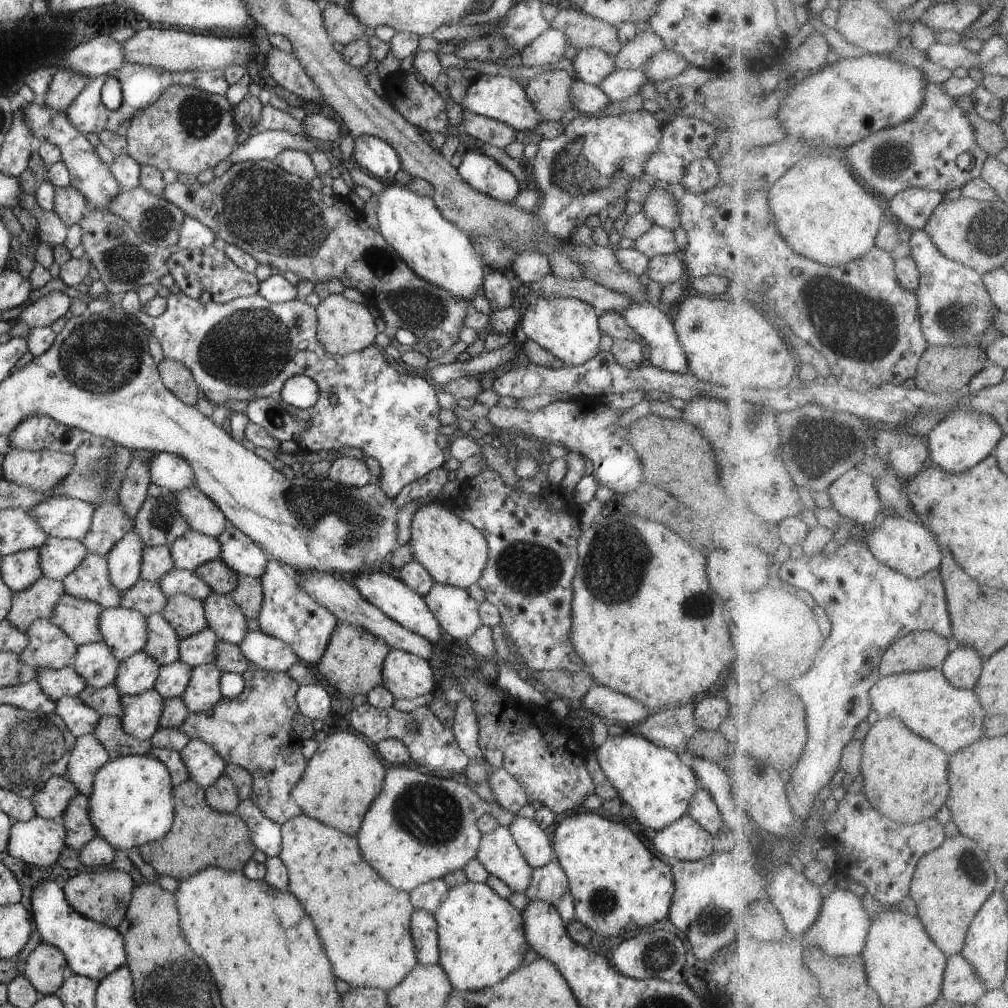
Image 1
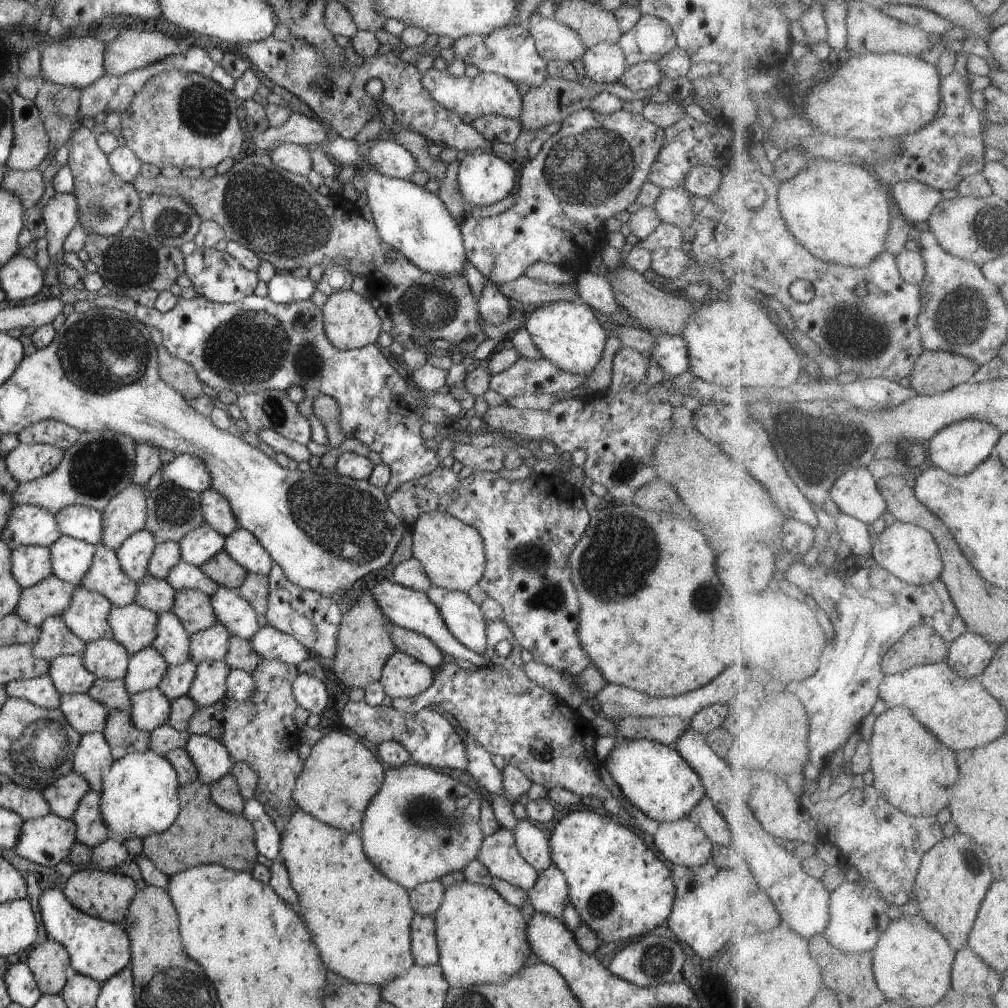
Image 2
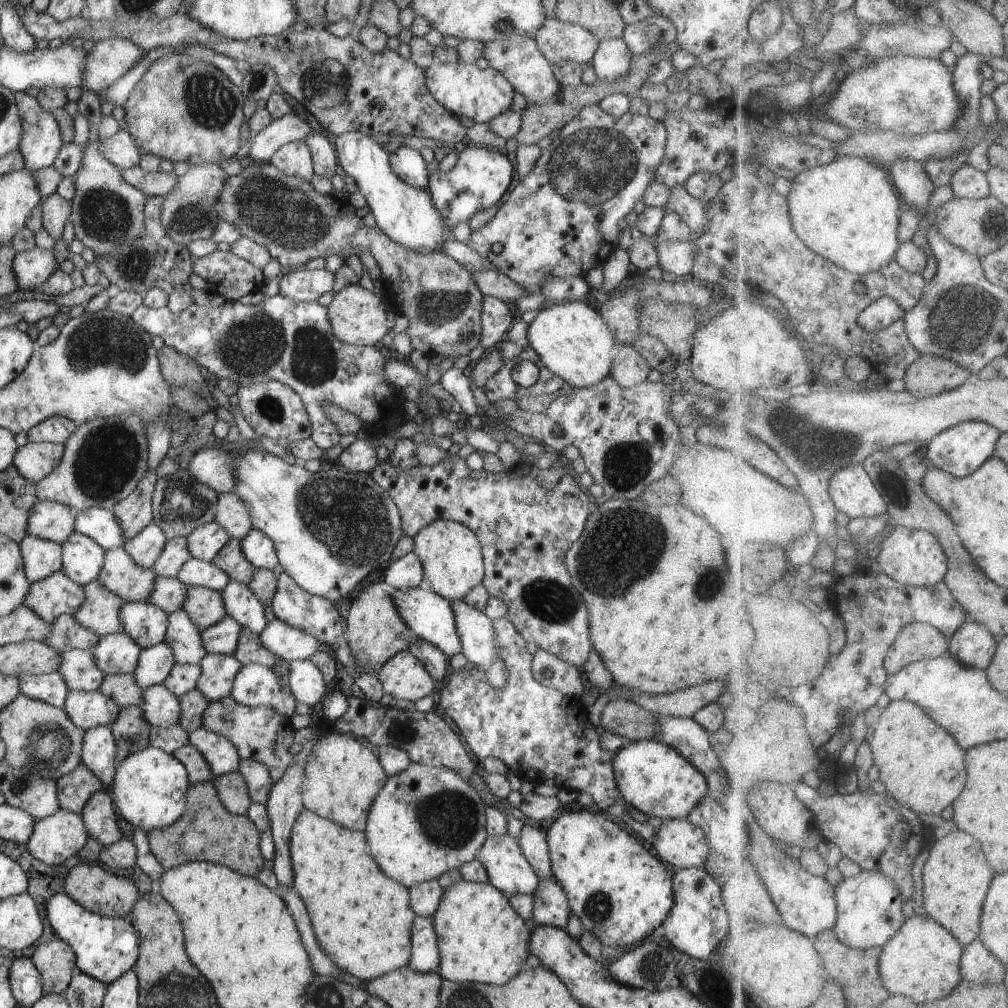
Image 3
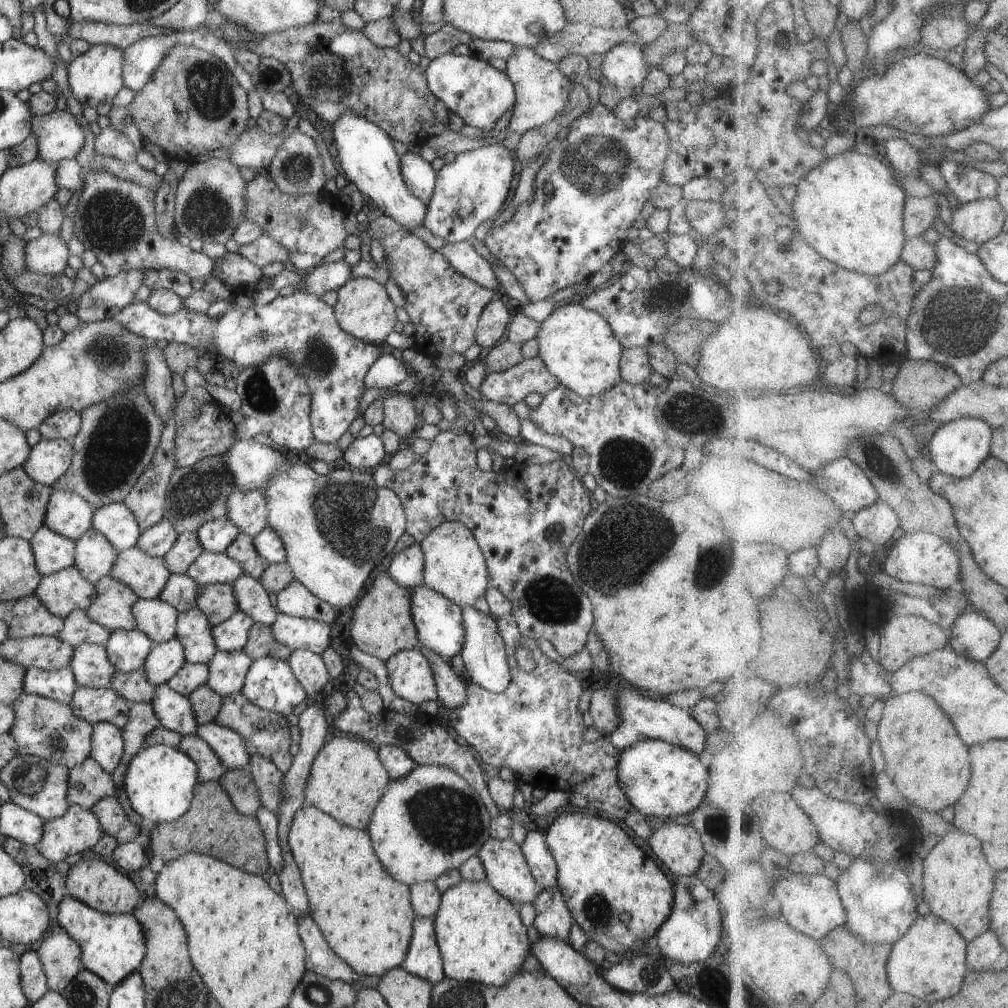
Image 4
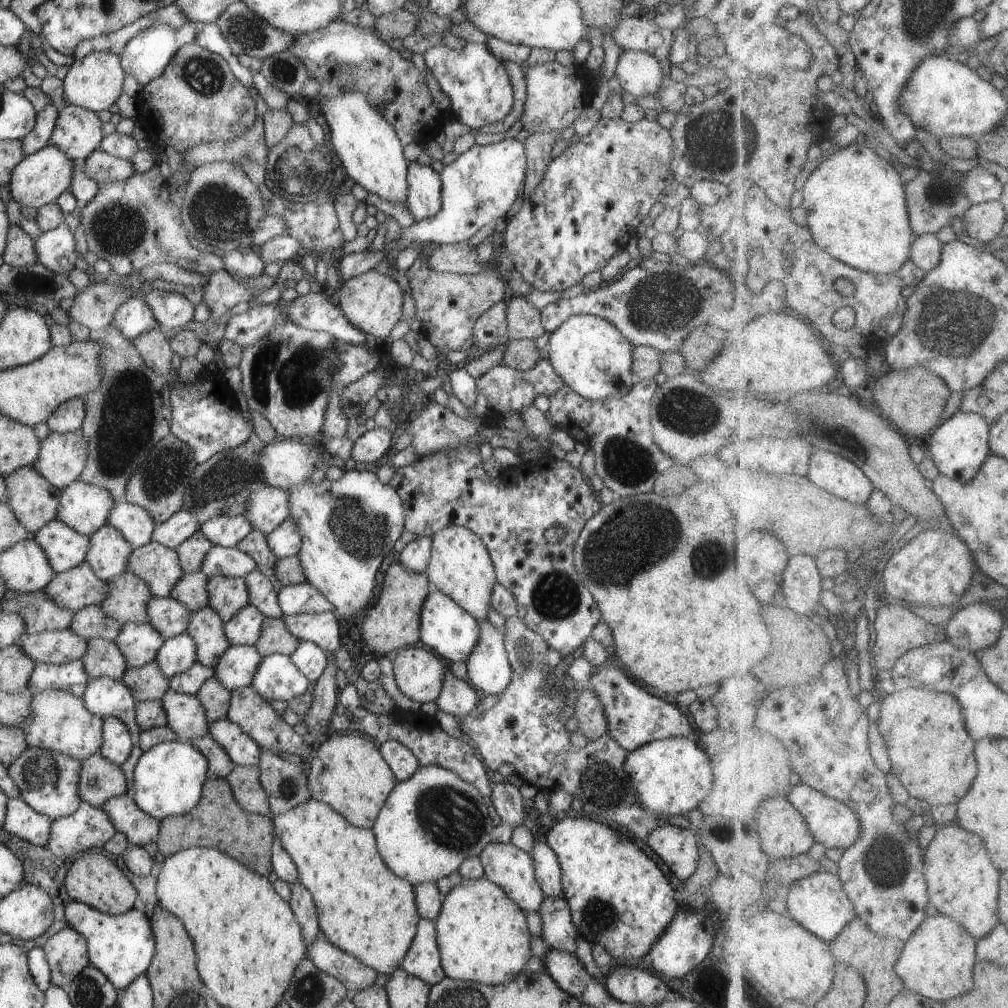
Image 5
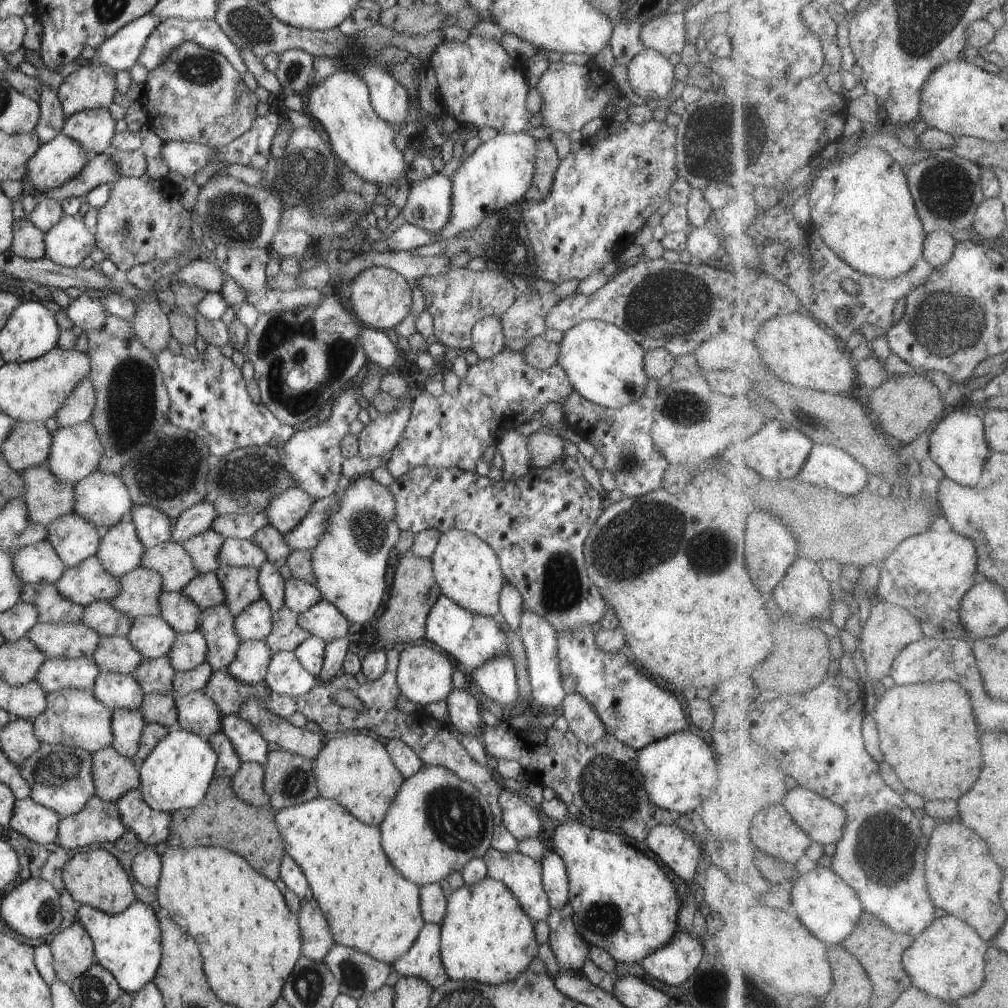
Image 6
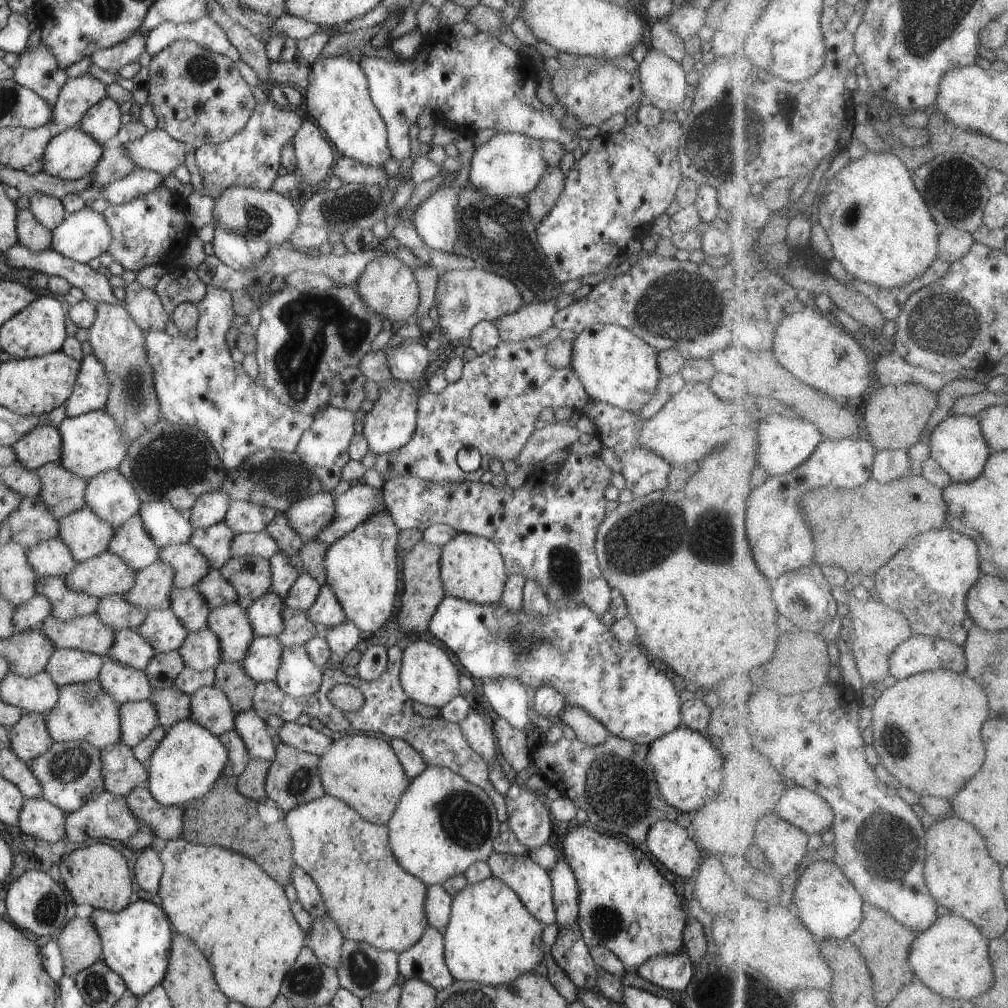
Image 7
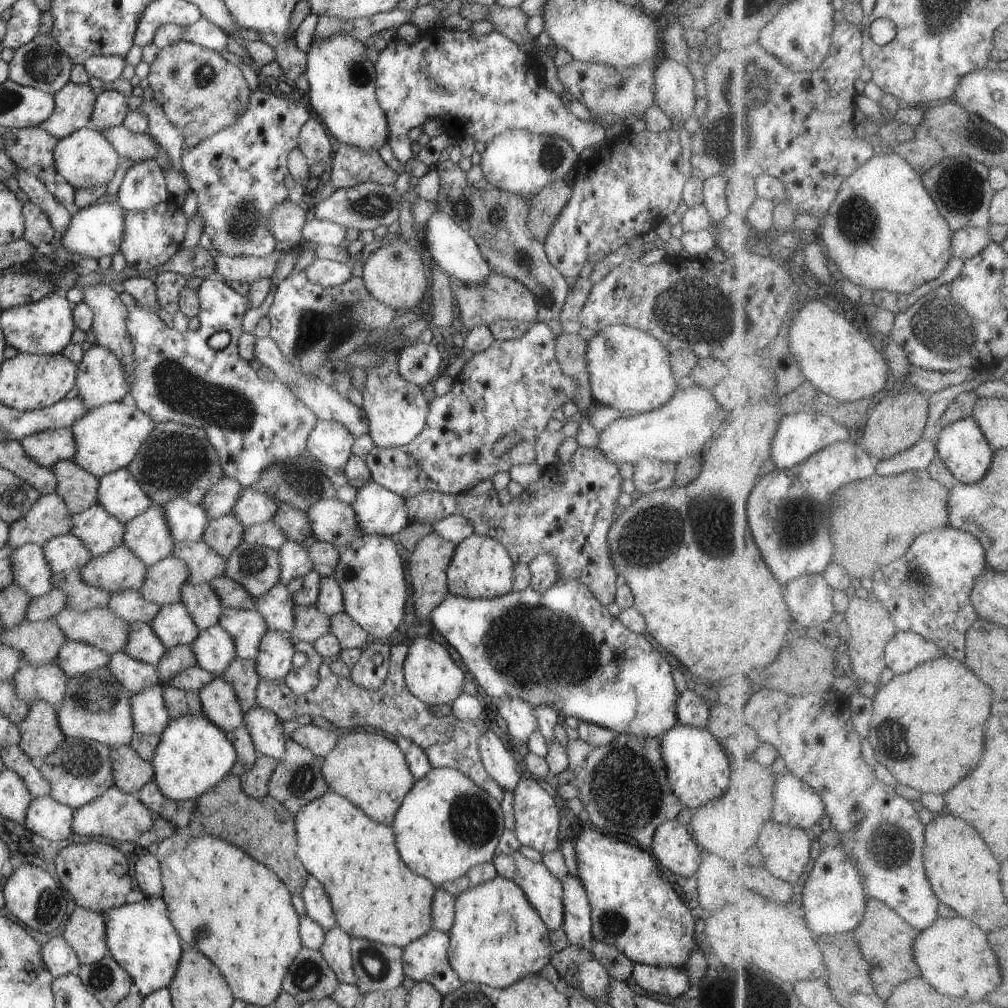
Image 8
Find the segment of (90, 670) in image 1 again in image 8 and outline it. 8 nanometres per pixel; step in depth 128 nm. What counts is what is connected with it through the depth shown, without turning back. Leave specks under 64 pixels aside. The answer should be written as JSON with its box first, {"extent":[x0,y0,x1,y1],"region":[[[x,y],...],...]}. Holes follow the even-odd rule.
{"extent":[149,602,200,648],"region":[[[181,602],[162,605],[149,625],[167,648],[191,645],[200,631]]]}

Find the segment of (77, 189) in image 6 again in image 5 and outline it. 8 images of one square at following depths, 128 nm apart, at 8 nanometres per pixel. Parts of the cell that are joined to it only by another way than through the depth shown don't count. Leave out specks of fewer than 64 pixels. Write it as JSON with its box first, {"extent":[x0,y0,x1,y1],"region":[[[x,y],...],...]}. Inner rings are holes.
{"extent":[81,149,138,183],"region":[[[100,149],[92,151],[81,163],[86,174],[97,183],[128,180],[138,173],[131,160],[112,156]]]}

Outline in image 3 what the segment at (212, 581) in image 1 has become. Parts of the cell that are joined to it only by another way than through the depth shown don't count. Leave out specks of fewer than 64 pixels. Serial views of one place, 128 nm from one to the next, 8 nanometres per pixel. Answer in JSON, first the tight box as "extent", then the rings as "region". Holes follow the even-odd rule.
{"extent":[211,539,257,585],"region":[[[230,539],[222,550],[212,558],[211,563],[221,568],[231,581],[247,585],[257,569],[244,558],[241,549],[241,540]]]}

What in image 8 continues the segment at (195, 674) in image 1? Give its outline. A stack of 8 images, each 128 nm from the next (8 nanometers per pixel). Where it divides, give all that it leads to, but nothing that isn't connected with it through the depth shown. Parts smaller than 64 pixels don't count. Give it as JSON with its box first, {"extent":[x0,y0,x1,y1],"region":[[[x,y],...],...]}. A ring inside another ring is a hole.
{"extent":[256,631,296,680],"region":[[[266,631],[261,636],[259,653],[256,655],[256,672],[264,680],[284,680],[292,670],[293,656],[296,653],[287,632]]]}

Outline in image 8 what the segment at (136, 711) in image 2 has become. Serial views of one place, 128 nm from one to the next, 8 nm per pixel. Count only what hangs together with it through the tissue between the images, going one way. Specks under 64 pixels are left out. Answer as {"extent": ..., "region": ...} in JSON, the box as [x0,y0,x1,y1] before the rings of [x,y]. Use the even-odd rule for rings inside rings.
{"extent":[198,676,244,735],"region":[[[216,676],[198,691],[202,716],[213,722],[227,735],[243,727],[244,715],[231,684]]]}

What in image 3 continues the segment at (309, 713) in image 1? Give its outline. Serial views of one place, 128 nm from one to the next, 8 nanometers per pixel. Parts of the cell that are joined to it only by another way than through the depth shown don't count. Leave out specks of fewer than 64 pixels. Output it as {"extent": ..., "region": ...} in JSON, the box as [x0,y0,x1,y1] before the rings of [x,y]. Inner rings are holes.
{"extent":[289,659,326,713],"region":[[[308,659],[289,663],[290,689],[296,702],[304,703],[316,713],[321,700],[326,696],[326,686],[322,671]]]}

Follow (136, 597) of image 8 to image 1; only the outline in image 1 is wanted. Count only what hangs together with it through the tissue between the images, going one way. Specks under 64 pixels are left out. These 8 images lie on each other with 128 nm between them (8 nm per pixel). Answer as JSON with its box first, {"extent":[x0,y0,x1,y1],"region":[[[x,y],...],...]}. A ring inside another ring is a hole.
{"extent":[17,619,77,670],"region":[[[49,619],[35,620],[25,632],[28,637],[26,648],[17,654],[18,660],[25,665],[60,670],[72,666],[73,656],[76,654],[77,644],[58,626]]]}

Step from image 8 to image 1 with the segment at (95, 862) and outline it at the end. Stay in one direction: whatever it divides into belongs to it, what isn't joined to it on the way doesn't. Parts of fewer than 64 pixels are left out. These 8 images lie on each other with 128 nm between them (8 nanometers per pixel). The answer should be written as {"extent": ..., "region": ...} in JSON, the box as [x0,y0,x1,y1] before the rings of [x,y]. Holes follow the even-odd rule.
{"extent":[62,868,135,929],"region":[[[100,868],[81,869],[66,880],[62,887],[65,899],[76,912],[104,926],[116,929],[124,920],[135,885],[134,879],[127,872]]]}

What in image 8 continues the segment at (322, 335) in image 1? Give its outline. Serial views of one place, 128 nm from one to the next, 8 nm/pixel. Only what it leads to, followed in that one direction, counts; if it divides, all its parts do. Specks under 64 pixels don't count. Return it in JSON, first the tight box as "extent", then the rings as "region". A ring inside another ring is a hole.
{"extent":[362,237,426,313],"region":[[[404,237],[385,242],[381,248],[372,253],[362,268],[362,280],[368,292],[381,303],[392,307],[398,313],[418,311],[424,299],[426,276],[422,260],[415,248]]]}

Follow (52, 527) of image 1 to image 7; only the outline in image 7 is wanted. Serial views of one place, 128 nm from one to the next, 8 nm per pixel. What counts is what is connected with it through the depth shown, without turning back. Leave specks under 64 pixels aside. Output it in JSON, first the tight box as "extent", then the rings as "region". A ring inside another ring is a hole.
{"extent":[137,500,194,548],"region":[[[168,500],[142,503],[137,514],[140,514],[146,532],[152,536],[152,542],[160,548],[184,544],[194,534],[194,526],[190,524],[188,512],[181,512]]]}

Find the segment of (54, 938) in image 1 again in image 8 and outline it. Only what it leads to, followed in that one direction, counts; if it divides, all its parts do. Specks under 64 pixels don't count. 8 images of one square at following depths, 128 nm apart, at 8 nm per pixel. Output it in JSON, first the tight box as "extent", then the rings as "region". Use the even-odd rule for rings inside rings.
{"extent":[103,896,183,997],"region":[[[145,896],[138,903],[126,903],[107,910],[103,913],[103,919],[109,953],[133,980],[133,989],[145,997],[172,982],[180,962],[183,943],[170,920],[166,903],[160,896]]]}

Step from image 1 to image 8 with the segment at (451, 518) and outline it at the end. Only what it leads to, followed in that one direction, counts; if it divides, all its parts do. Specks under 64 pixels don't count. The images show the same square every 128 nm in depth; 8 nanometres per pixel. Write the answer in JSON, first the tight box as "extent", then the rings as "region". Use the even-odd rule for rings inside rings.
{"extent":[447,533,515,599],"region":[[[472,533],[455,546],[447,568],[447,587],[450,594],[469,599],[495,599],[512,591],[515,562],[497,540]]]}

